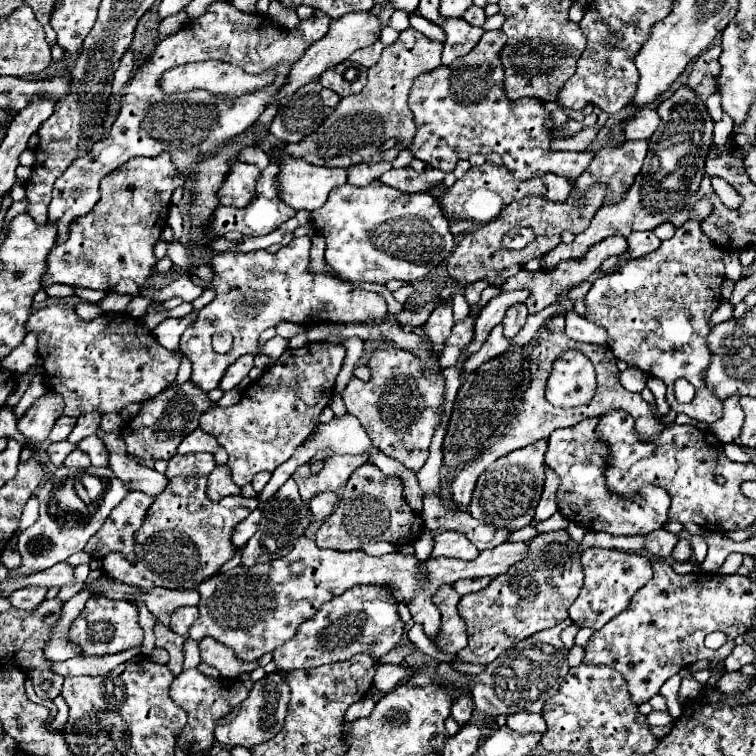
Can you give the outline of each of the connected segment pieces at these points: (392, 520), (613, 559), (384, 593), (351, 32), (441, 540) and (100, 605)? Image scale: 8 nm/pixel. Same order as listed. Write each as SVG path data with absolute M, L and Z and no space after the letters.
M366 462L350 476L338 506L318 528L316 546L342 550L342 552L360 550L364 544L378 542L378 540L386 540L394 546L402 546L402 544L412 544L418 538L418 526L422 532L422 520L406 504L400 482L396 478L384 476L378 466Z
M586 548L582 552L584 568L584 586L576 602L568 608L568 616L576 626L588 626L600 630L616 614L628 608L632 596L652 578L652 562L642 554L604 550L604 548Z
M354 586L326 602L310 620L302 622L296 636L278 646L272 656L278 670L308 670L322 664L350 660L356 654L370 654L380 658L398 646L402 632L404 624L398 616L398 602L386 588Z
M352 12L352 14L346 14L346 16L338 18L338 20L332 20L328 34L326 34L322 40L314 42L314 44L304 52L302 60L298 60L298 64L292 66L292 70L290 70L290 80L286 80L286 88L282 88L282 92L278 92L278 104L280 104L280 100L282 100L284 96L294 94L300 86L304 86L304 84L308 84L308 82L320 78L320 74L322 74L326 68L332 68L332 66L340 64L342 60L346 60L346 58L348 58L352 52L356 52L358 48L370 46L378 36L380 36L380 22L378 22L378 18L376 18L374 14L370 14L370 12Z
M438 532L434 536L434 546L432 546L432 556L450 556L450 558L462 558L462 560L472 560L478 556L478 548L460 532Z
M90 598L84 610L70 626L70 642L82 648L82 656L106 656L136 648L142 644L142 626L138 624L138 608L134 602L108 600L108 598Z

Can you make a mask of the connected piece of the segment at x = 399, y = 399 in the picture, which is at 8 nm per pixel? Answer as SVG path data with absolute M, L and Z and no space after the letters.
M394 344L376 348L368 360L370 380L352 378L342 394L346 410L356 416L374 446L418 474L428 460L428 448L442 422L446 380L440 370L428 370L422 360Z

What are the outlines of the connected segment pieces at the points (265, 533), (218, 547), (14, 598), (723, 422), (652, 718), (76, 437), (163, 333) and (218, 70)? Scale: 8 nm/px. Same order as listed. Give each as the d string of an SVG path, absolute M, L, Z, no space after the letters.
M290 478L266 504L260 506L262 510L262 520L258 524L256 534L246 542L246 546L240 550L242 552L242 566L254 566L260 562L270 562L276 558L282 558L290 552L294 540L304 534L304 530L310 524L310 510L308 504L302 504L300 494L298 494L298 484L294 478Z
M176 476L174 480L168 480L164 492L160 492L152 506L148 508L146 520L142 528L136 532L136 562L130 562L122 556L122 552L112 552L110 556L104 556L102 566L104 572L120 582L142 586L142 588L176 588L176 590L190 590L198 588L198 584L210 576L214 576L220 566L230 560L236 554L236 546L232 544L232 532L238 522L250 516L250 512L258 508L256 498L244 498L244 496L224 496L222 500L214 502L206 496L206 476Z
M20 588L10 596L10 602L14 608L20 610L34 610L46 596L46 588Z
M732 394L724 400L724 416L710 426L710 432L720 438L720 442L738 442L740 428L744 424L744 412L738 404L740 396Z
M654 710L654 712L648 714L648 722L650 722L652 726L668 726L668 724L672 724L672 716L670 716L668 712L658 712L658 710Z
M90 412L86 416L80 416L78 422L76 422L76 426L74 426L74 430L72 430L72 434L68 436L68 440L76 444L82 438L92 436L98 430L98 424L100 424L100 414L98 412Z
M190 312L188 316L184 318L166 318L164 322L160 322L156 328L154 328L154 336L156 340L168 348L168 350L178 350L178 340L182 336L182 332L196 320L196 314L198 312Z
M206 60L206 62L194 62L194 64L184 64L184 66L176 66L168 72L164 72L162 76L162 90L166 94L174 94L174 92L188 92L192 88L206 88L218 96L224 96L226 100L234 100L242 94L248 94L248 92L254 92L258 88L264 88L268 84L272 84L274 80L274 72L268 70L268 72L262 72L258 76L250 76L246 74L242 68L238 66L230 66L230 64L224 64L224 62L218 62L218 60Z

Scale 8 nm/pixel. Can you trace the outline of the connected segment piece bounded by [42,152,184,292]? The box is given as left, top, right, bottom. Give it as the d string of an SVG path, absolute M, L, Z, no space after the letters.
M168 152L158 158L128 160L122 168L104 176L96 208L70 224L70 236L50 250L42 286L68 284L104 292L114 290L120 280L134 280L138 286L146 286L156 276L154 244L166 226L170 196L178 186L184 186L184 180L176 176Z

